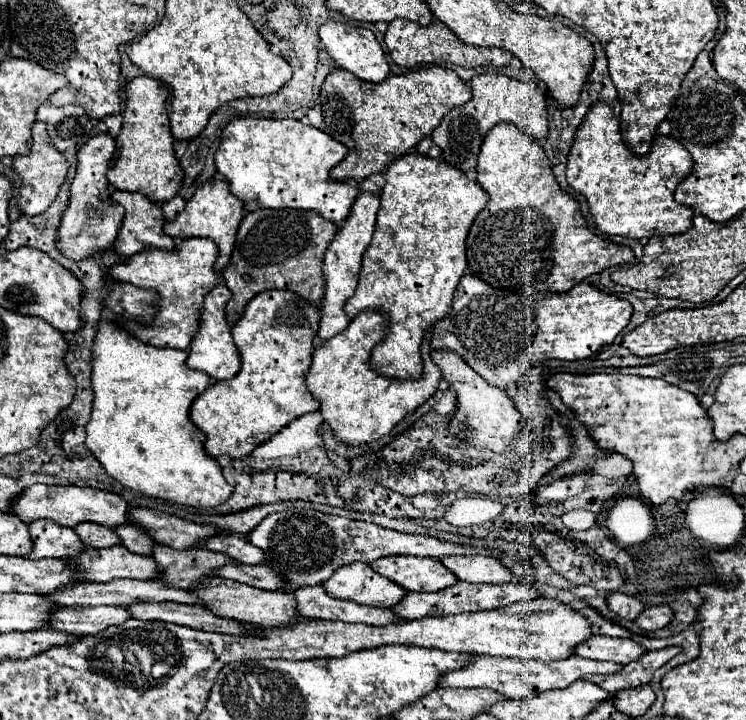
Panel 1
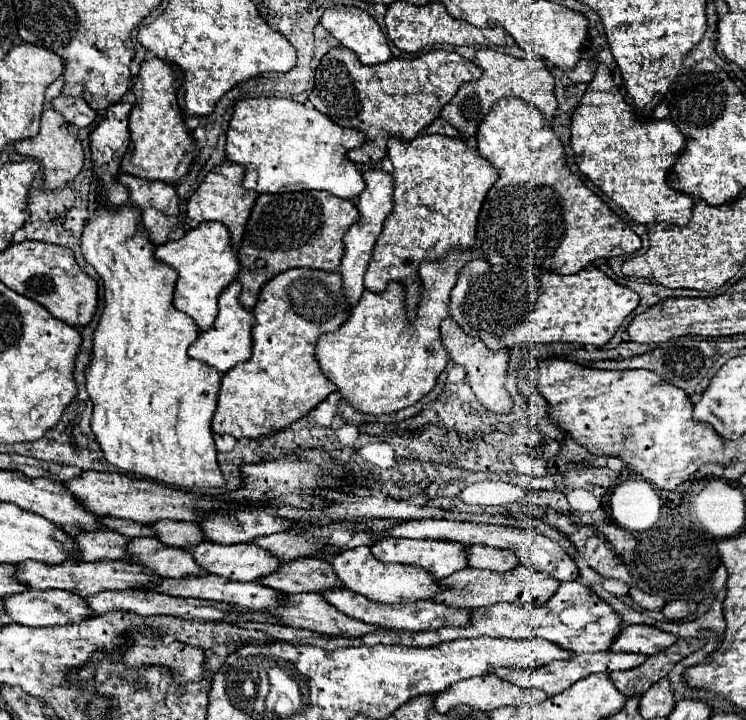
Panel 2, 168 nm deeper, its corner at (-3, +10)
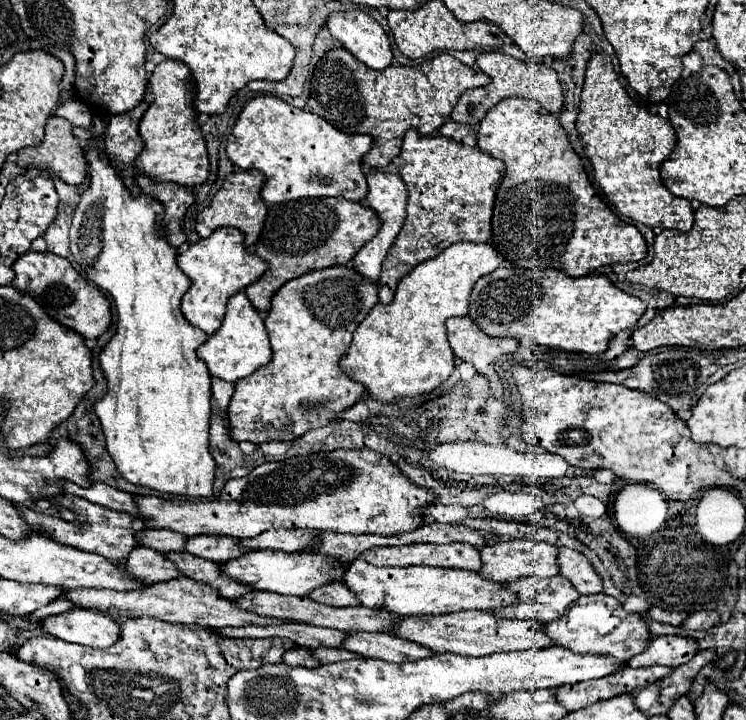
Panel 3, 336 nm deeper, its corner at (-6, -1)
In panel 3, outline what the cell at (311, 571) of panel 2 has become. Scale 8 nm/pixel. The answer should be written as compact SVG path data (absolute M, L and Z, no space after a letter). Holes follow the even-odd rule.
M329 583L317 591L313 591L309 595L313 601L323 603L323 605L331 605L331 607L353 607L353 605L361 605L359 599L355 597L355 593L343 585L343 583Z

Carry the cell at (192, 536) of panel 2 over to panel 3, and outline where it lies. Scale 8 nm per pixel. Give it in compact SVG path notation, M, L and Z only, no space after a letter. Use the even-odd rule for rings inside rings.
M199 535L199 537L189 537L187 539L187 549L191 555L205 557L211 561L229 561L245 555L249 549L239 545L239 539L235 537L209 537L209 535Z

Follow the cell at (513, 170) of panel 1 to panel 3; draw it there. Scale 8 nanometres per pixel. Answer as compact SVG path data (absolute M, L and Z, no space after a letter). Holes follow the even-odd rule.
M507 97L497 103L479 123L477 147L505 163L505 177L495 197L491 243L509 263L529 269L563 269L571 277L583 277L601 265L641 261L647 255L647 243L639 229L613 215L613 211L603 203L559 119L545 115L535 101Z

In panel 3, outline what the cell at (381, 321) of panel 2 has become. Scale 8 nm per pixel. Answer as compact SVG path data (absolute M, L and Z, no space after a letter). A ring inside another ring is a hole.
M461 241L417 265L401 279L395 299L389 305L377 303L355 329L351 347L341 359L341 367L351 379L363 383L371 397L383 403L433 391L451 375L455 365L445 321L449 317L467 315L473 285L483 275L501 267L503 261L505 257L489 243Z

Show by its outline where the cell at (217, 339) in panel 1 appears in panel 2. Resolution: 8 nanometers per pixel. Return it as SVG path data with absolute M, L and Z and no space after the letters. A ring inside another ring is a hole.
M234 280L228 288L222 290L222 294L218 298L218 316L216 316L212 328L202 332L198 336L198 340L188 348L190 358L206 362L222 374L228 372L230 368L234 368L238 362L246 362L252 354L252 334L250 334L250 330L252 330L254 318L248 310L242 310L242 306L238 304L238 296L240 296L240 284Z

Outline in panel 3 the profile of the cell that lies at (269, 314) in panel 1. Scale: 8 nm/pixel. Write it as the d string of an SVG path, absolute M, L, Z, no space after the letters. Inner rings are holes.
M339 265L305 273L291 279L285 287L281 287L281 291L277 291L265 319L273 357L267 365L235 383L235 393L227 409L227 421L233 427L235 441L251 441L255 445L269 441L293 441L311 429L337 421L345 409L353 407L365 395L365 387L345 375L339 367L339 359L347 353L357 325L369 315L373 305L379 303L377 287L379 281L365 279L349 265Z

